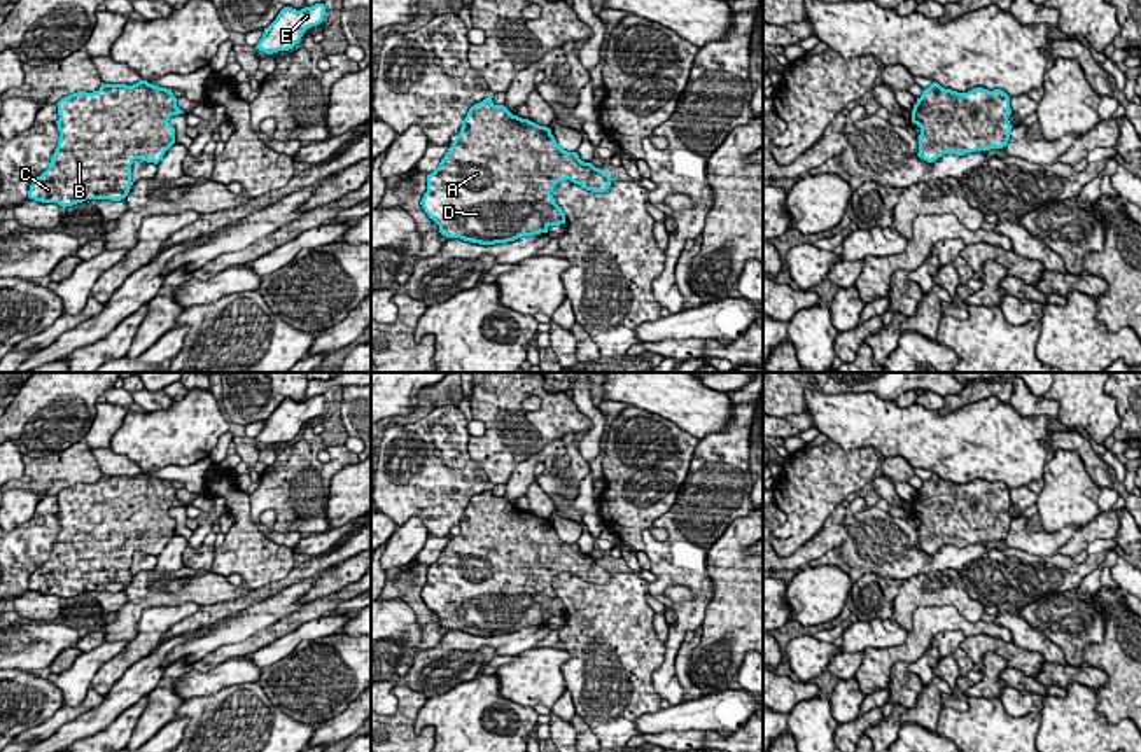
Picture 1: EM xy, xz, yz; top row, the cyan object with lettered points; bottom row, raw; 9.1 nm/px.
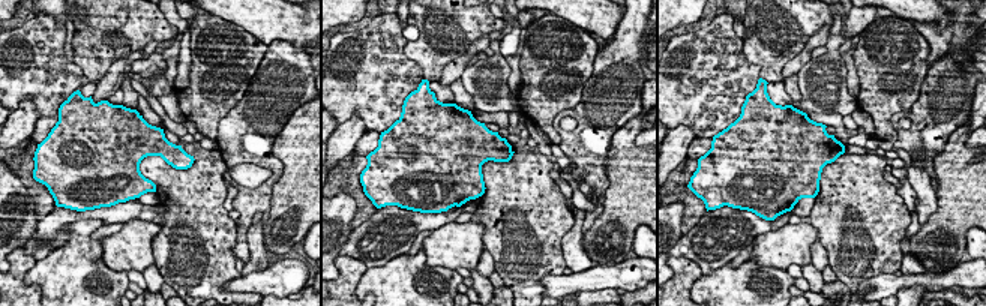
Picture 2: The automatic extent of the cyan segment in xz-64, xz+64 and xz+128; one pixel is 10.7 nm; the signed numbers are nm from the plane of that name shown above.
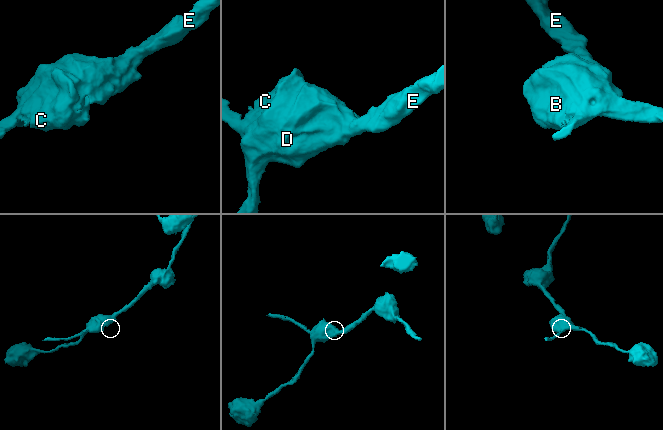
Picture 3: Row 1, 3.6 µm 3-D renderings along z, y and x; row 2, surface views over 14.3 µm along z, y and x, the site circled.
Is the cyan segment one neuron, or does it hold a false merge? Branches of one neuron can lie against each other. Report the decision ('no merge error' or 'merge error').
no merge error

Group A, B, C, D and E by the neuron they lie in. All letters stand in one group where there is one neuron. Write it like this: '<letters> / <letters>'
A B C D E

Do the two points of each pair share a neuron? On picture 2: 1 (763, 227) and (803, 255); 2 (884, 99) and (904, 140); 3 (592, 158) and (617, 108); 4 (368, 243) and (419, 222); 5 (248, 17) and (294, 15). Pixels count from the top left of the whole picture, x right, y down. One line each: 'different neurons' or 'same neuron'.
1: different neurons
2: different neurons
3: same neuron
4: same neuron
5: same neuron

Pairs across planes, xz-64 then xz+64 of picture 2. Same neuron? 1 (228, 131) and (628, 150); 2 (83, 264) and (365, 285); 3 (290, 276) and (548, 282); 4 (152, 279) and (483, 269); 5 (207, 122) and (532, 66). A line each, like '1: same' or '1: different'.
1: different
2: same
3: same
4: same
5: same

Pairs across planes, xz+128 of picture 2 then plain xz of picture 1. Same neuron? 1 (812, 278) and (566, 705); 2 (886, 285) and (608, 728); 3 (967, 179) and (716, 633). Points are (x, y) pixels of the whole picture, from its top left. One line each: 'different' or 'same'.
1: different
2: different
3: same

